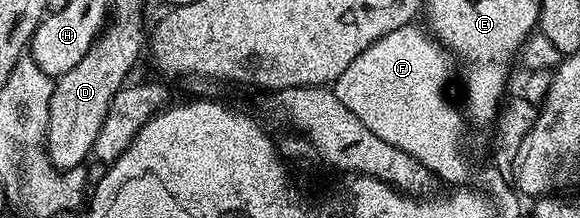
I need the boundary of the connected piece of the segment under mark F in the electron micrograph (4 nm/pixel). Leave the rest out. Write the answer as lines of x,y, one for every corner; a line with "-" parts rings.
413,23
398,31
390,31
390,35
382,35
362,55
342,71
342,75
334,83
334,92
342,103
346,103
349,111
354,111
358,119
378,139
386,139
390,147
398,147
398,151
406,151
418,163
422,163
437,178
448,182
448,185
462,185
468,177
468,167
464,161
464,125
466,117
459,104
452,105
448,98
448,84
452,81
452,65
454,58
431,32
419,29

